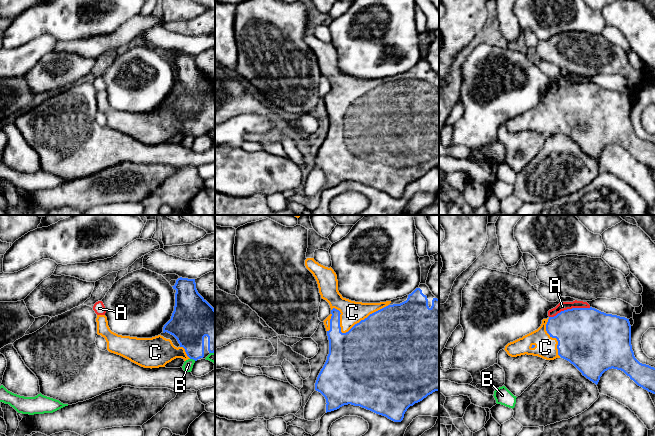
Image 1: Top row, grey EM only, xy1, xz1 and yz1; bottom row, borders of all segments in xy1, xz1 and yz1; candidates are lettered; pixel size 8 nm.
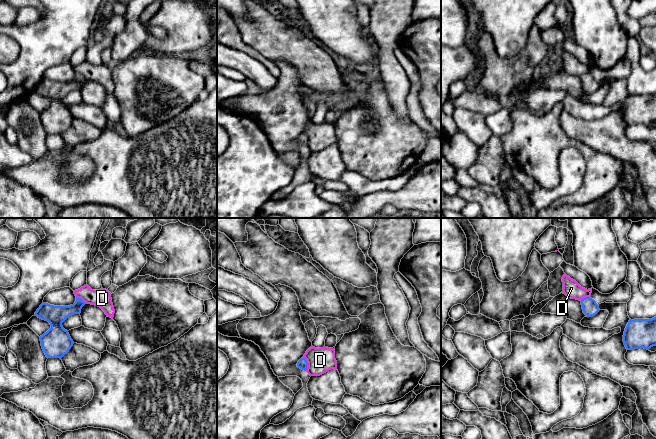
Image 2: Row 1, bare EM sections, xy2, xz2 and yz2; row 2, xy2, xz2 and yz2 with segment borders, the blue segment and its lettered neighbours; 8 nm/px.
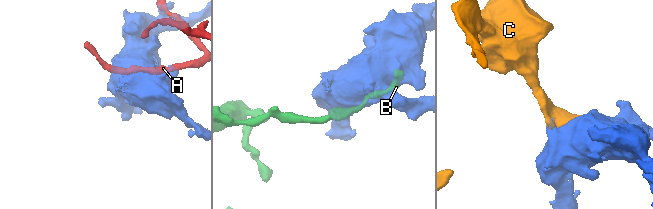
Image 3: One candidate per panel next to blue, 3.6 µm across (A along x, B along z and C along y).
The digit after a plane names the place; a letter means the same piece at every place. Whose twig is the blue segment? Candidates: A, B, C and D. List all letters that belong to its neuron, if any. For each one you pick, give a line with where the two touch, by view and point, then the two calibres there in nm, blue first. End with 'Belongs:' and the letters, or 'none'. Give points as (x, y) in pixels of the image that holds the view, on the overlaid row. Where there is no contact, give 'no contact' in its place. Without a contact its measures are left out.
C: meets blue in xz1 at (351, 328); 500 nm thick on the blue side, 180 nm on the other
Belongs: C

